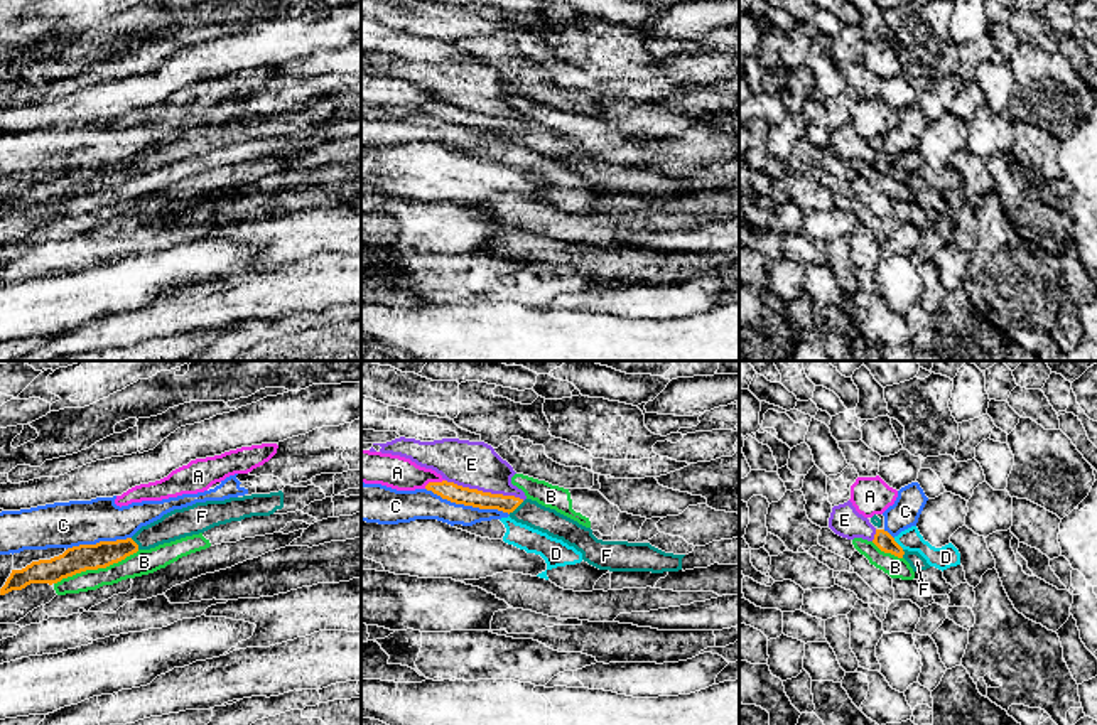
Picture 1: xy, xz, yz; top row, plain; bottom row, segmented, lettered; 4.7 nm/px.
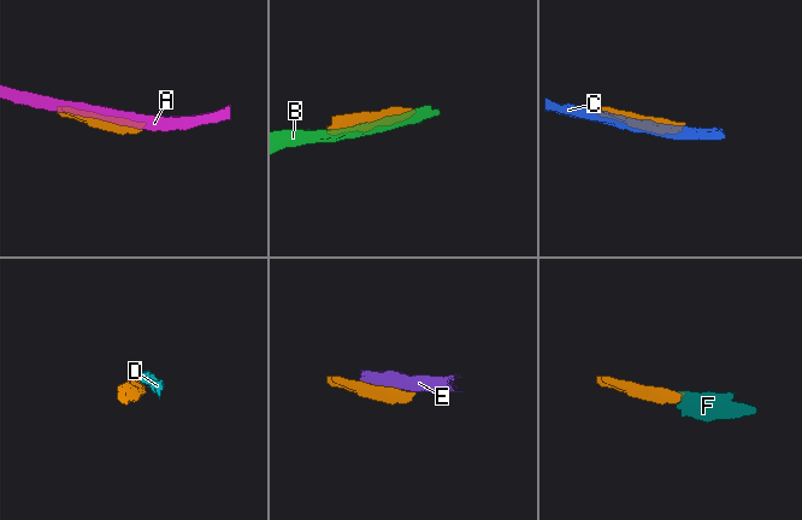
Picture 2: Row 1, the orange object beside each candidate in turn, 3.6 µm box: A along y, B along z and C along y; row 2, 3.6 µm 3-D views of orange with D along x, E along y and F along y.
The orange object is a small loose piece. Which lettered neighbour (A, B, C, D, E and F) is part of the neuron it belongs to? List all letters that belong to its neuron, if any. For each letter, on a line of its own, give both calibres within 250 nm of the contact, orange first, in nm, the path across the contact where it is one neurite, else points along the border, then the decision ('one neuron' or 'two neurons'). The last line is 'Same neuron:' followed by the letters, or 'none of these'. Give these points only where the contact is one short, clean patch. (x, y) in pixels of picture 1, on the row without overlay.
A: calibres 90 and 160 nm; two neurons
B: calibres 130 and 120 nm; two neurons
C: calibres 90 and 140 nm; two neurons
D: calibres 90 and 110 nm; border yz (893, 161), (903, 171); two neurons
E: calibres 90 and 220 nm; two neurons
F: calibres 90 and 120 nm; way xz (466, 118), (508, 125), (515, 130), (530, 135); one neuron
Same neuron: F

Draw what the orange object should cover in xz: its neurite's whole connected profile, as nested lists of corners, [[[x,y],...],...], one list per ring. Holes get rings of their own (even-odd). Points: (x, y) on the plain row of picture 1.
[[[429,105],[427,113],[456,126],[508,135],[516,145],[562,162],[582,175],[582,182],[599,192],[609,194],[678,194],[685,177],[665,175],[650,165],[603,164],[591,150],[545,130],[532,121],[491,116],[457,108],[454,105]]]

